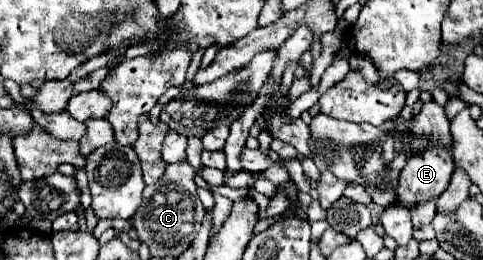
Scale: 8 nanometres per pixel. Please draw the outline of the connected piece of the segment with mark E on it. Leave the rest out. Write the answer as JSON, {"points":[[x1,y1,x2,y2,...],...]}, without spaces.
{"points":[[421,150,409,158,399,174,395,204,413,208,421,202,439,198,449,186,453,170,455,166,449,150]]}

